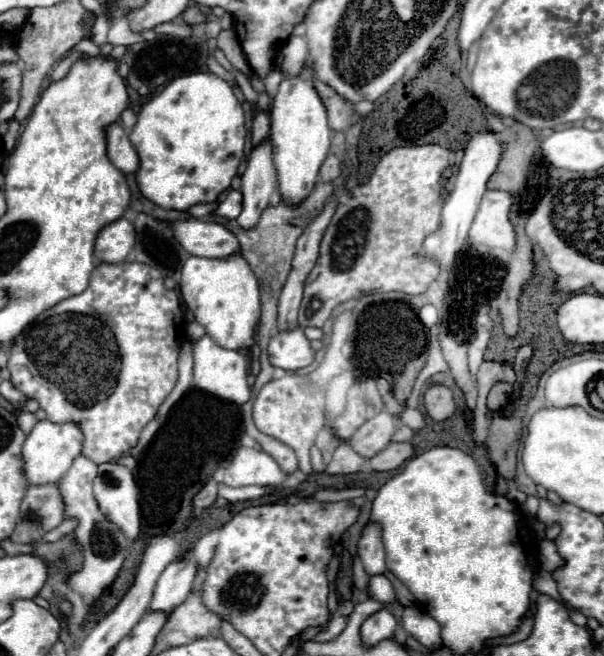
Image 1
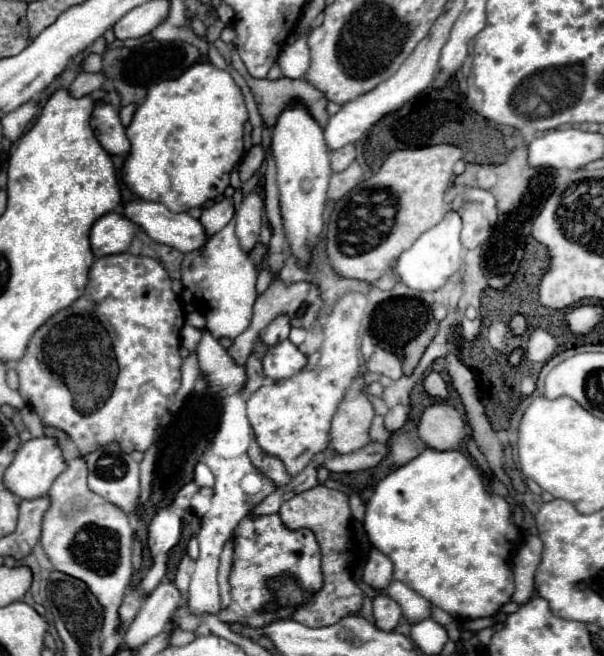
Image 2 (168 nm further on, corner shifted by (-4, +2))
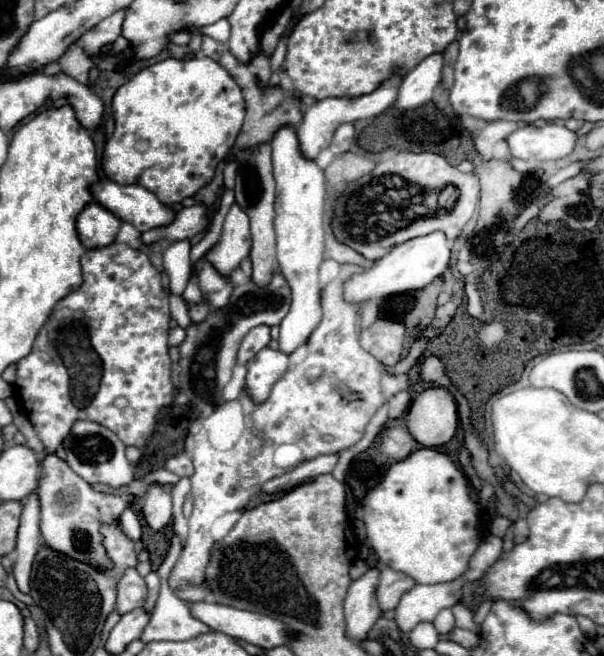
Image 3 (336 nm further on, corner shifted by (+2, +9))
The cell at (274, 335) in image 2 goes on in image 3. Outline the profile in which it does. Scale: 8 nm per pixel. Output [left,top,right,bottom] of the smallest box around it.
[237,325,271,363]

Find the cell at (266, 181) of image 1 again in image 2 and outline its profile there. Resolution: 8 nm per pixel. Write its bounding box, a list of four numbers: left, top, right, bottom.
[235,192,263,252]

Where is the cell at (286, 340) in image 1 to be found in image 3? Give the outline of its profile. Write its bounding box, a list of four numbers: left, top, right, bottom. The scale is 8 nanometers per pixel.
[247,347,289,401]

